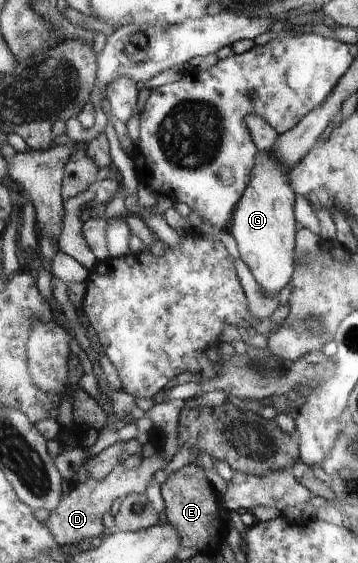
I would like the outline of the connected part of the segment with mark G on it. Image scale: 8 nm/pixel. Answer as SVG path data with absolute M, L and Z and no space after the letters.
M261 153L261 163L256 166L227 229L238 245L240 259L248 265L262 291L266 295L276 295L290 283L294 271L294 193L290 189L290 179L286 181L284 177L282 163L272 153Z

